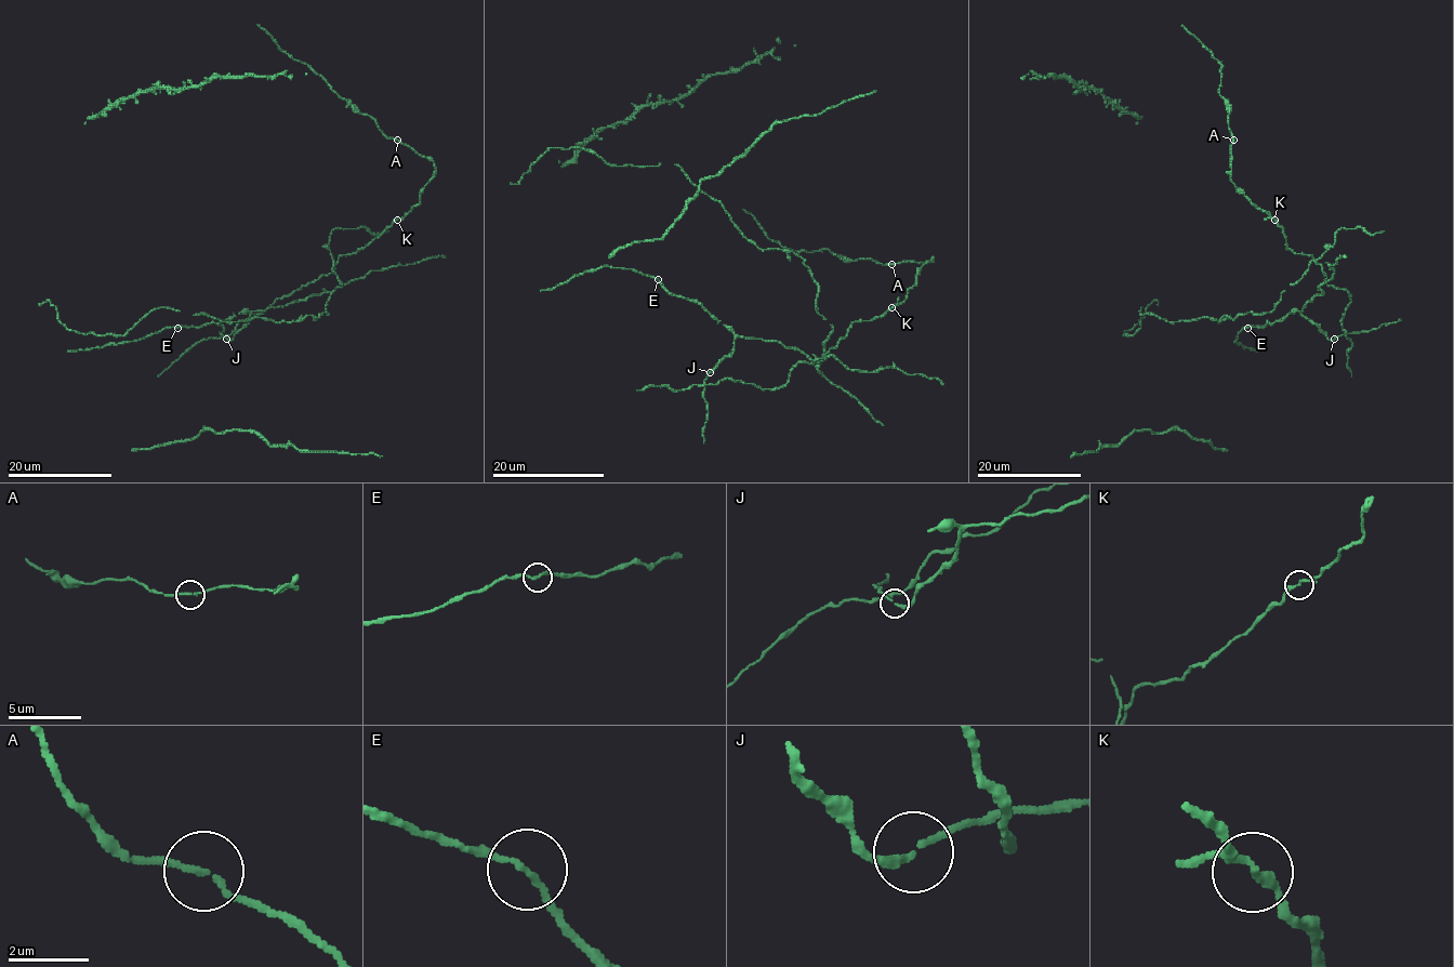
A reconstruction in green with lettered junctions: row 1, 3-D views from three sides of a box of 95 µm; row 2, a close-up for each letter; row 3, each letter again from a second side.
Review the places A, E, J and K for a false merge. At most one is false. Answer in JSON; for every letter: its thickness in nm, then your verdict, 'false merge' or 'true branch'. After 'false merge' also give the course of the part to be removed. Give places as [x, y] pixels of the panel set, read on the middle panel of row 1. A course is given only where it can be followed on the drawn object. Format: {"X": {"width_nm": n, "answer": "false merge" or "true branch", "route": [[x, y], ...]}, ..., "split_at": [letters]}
{"A": {"width_nm": 140, "answer": "true branch"}, "E": {"width_nm": 150, "answer": "true branch"}, "J": {"width_nm": 150, "answer": "true branch"}, "K": {"width_nm": 180, "answer": "true branch"}, "split_at": []}

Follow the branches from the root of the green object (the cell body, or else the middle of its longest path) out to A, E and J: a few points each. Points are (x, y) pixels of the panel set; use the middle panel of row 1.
A: (872, 320), (899, 305), (915, 282), (916, 272), (928, 261), (933, 262), (902, 261), (891, 265)
E: (872, 320), (854, 322), (824, 358), (798, 362), (779, 387), (728, 378), (706, 385), (735, 334), (658, 279)
J: (872, 320), (854, 322), (824, 358), (798, 362), (789, 381), (775, 388), (728, 378), (706, 385), (711, 372)

